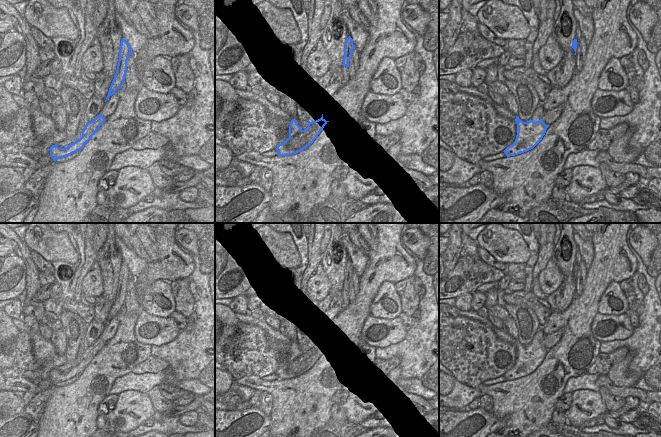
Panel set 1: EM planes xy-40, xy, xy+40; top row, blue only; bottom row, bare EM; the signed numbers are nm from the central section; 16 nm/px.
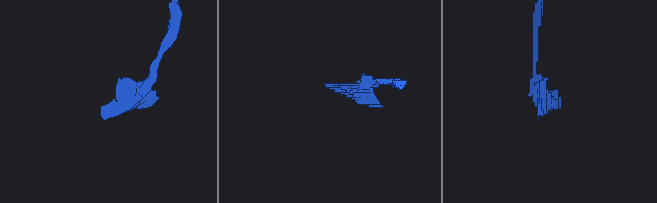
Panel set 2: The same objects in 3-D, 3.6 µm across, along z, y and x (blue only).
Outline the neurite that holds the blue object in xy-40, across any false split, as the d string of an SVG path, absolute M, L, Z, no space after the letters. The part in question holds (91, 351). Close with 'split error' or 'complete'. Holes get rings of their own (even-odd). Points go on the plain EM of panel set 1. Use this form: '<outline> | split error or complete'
M99 338L93 345L86 347L82 355L82 361L79 364L75 360L74 362L65 363L58 368L52 369L48 379L39 381L37 393L56 386L57 383L67 381L80 375L105 345L106 343Z | split error

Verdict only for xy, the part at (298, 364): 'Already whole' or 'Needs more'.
Already whole.

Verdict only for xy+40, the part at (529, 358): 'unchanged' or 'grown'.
unchanged

